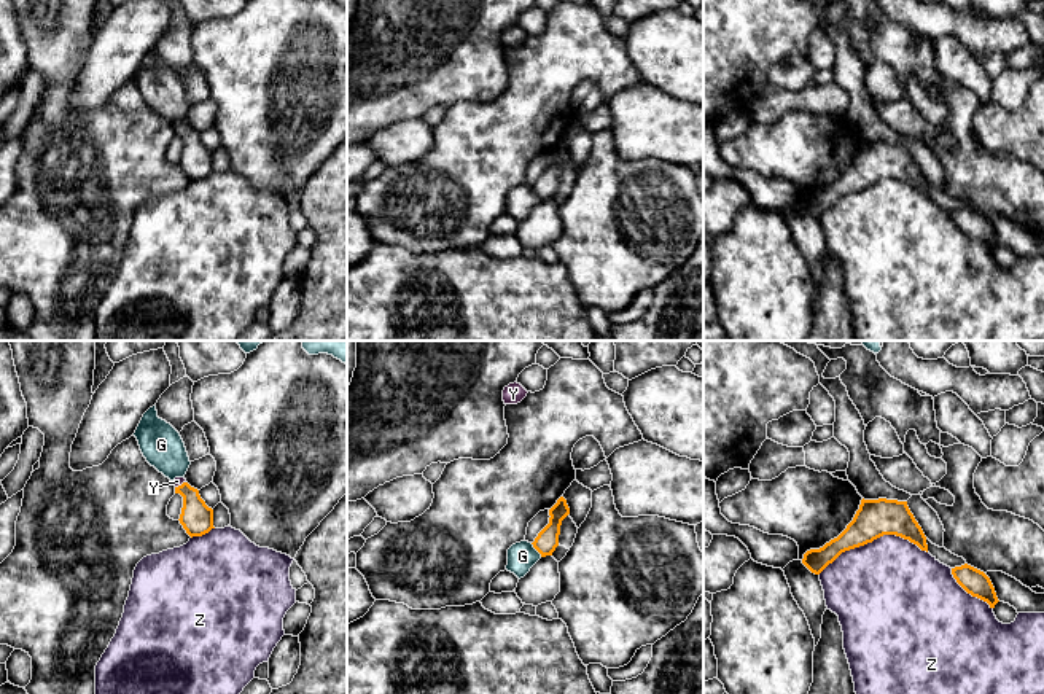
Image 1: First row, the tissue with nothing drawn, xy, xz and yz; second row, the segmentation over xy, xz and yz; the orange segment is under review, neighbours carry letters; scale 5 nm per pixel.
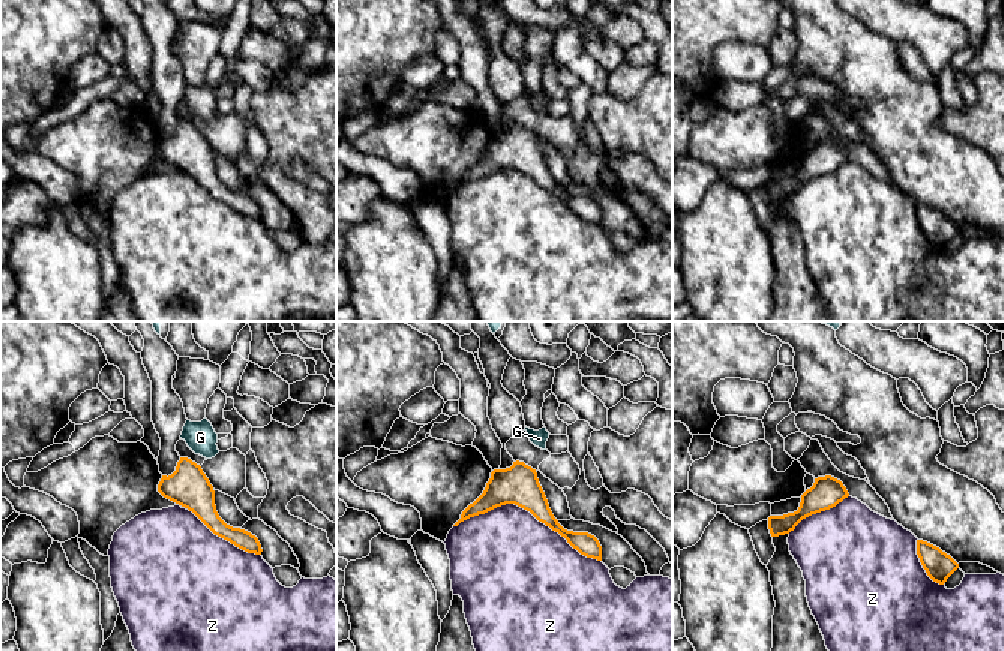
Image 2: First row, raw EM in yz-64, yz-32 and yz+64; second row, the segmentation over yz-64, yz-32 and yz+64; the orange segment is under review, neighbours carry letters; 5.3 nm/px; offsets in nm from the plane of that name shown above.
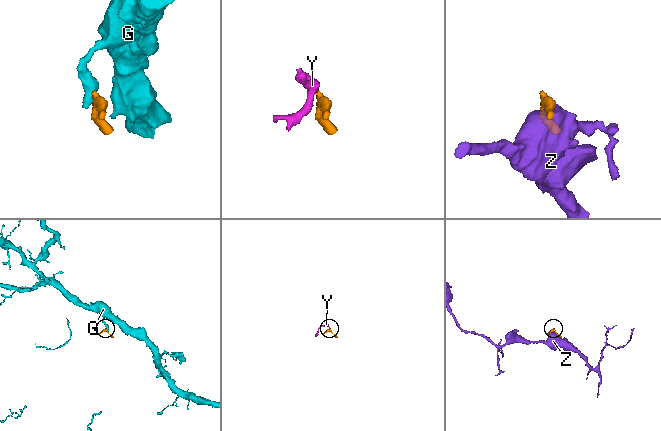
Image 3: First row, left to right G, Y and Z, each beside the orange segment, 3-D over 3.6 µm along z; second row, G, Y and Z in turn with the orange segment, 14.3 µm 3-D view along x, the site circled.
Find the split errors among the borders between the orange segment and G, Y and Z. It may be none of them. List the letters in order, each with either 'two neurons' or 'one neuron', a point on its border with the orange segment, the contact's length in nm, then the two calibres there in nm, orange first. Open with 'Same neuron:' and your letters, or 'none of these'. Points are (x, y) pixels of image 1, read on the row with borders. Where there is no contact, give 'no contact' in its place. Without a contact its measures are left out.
Same neuron: Y
G: two neurons | xz (535, 548) | 90 nm | 120/150 nm
Y: one neuron | xy (182, 484) | 70 nm | 160/50 nm
Z: two neurons | yz (872, 540) | 550 nm | 190/480 nm

